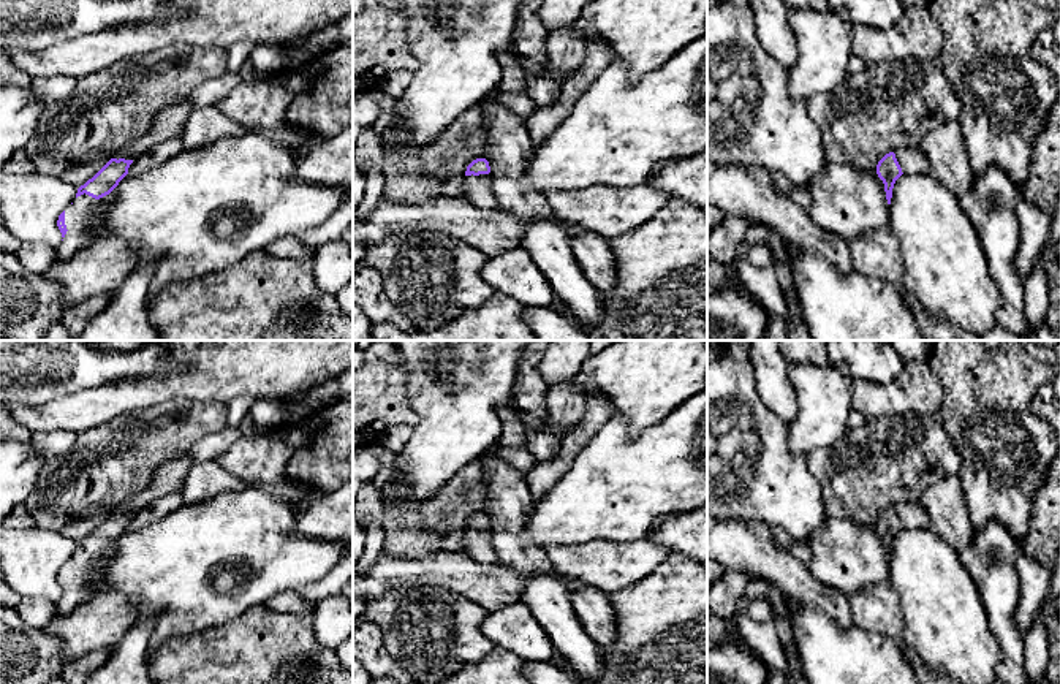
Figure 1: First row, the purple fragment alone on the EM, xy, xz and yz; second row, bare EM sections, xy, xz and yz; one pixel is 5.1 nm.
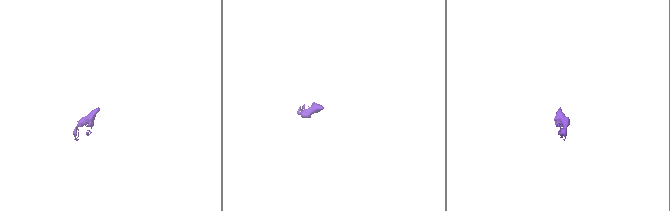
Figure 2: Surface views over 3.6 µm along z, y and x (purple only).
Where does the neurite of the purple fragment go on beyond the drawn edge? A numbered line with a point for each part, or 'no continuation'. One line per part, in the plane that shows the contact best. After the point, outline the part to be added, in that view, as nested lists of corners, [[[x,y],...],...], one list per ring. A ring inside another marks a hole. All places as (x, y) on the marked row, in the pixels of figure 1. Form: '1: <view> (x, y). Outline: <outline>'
1: xy (76, 238). Outline: [[[84,193],[74,198],[65,209],[65,225],[68,231],[60,245],[55,249],[59,255],[57,263],[70,260],[74,253],[81,252],[97,239],[97,234],[84,228],[84,222],[97,201],[98,200]]]
2: xz (476, 190). Outline: [[[489,174],[467,176],[460,196],[473,206],[498,209],[497,198],[492,193],[492,177]]]

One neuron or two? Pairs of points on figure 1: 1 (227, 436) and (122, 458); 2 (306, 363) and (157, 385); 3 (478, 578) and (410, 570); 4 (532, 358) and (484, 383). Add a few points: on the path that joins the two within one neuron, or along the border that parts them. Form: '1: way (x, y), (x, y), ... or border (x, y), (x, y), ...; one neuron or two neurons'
1: border (227, 426), (203, 436), (187, 453); two neurons
2: way (269, 363), (215, 363), (193, 380); one neuron
3: way (461, 575), (454, 570), (427, 570); one neuron
4: border (521, 357), (518, 366); two neurons

